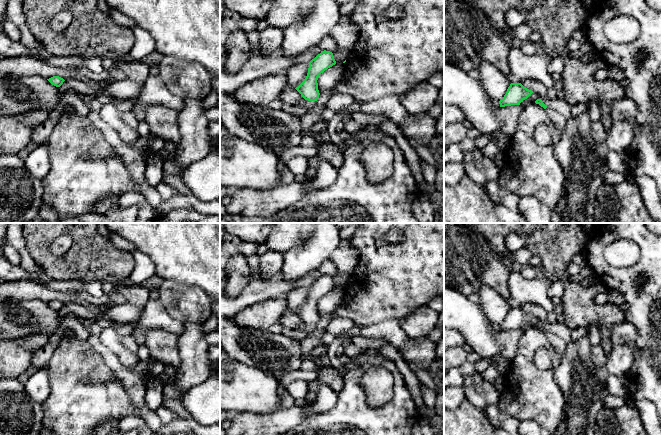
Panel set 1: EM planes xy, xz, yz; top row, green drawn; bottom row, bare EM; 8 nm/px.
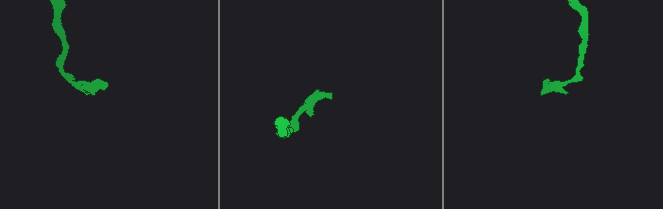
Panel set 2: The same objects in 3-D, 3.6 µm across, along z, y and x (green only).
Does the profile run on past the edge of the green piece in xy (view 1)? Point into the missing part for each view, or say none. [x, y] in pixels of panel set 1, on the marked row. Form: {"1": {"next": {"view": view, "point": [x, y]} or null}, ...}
{"1": {"next": null}}

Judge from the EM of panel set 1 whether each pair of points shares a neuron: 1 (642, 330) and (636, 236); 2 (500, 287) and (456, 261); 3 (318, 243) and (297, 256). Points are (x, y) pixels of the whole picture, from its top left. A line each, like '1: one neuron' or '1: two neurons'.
1: one neuron
2: one neuron
3: one neuron

